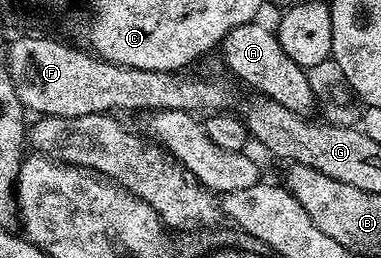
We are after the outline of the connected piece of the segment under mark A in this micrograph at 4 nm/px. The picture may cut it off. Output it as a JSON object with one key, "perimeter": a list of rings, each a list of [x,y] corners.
{"perimeter":[[[254,21],[247,25],[239,25],[227,33],[225,42],[219,48],[220,54],[225,54],[225,63],[229,71],[237,79],[242,79],[259,95],[265,95],[271,101],[279,101],[286,109],[306,116],[310,114],[315,101],[315,94],[308,80],[308,70],[300,67],[287,53],[283,53],[283,45],[279,45],[276,34]]]}

